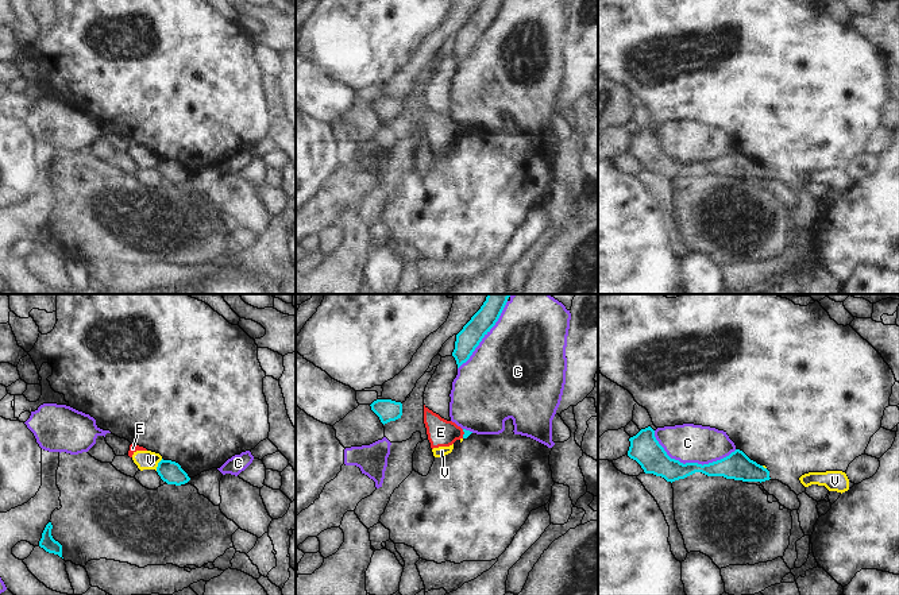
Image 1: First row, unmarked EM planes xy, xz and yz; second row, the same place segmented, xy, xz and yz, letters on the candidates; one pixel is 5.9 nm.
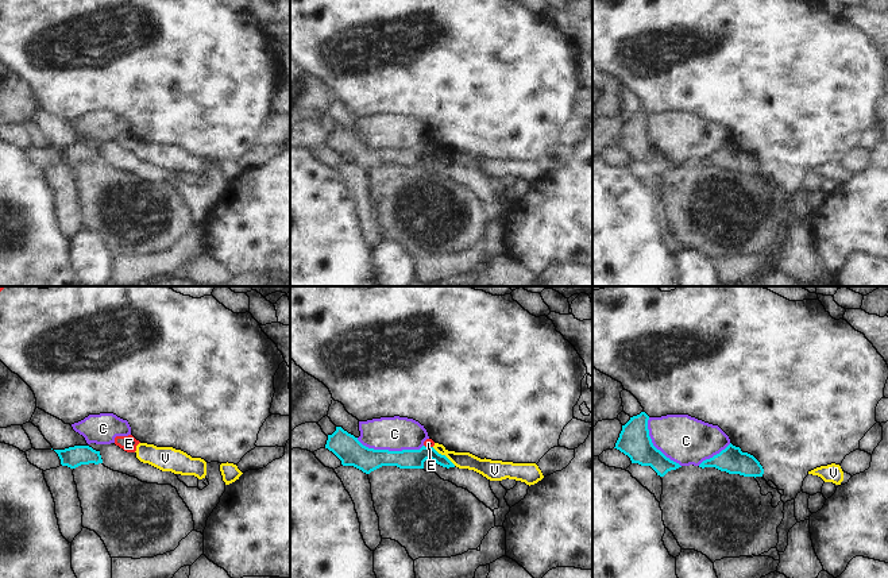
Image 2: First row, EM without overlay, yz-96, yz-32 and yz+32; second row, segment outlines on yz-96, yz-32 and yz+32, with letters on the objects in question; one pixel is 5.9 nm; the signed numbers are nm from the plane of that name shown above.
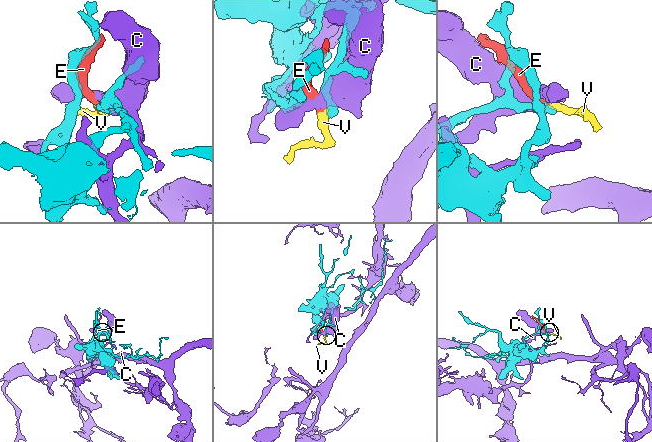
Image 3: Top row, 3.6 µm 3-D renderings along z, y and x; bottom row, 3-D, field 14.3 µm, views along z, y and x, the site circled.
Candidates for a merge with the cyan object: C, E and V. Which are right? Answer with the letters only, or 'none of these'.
none of these

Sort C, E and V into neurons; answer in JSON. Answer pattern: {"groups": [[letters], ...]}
{"groups": [["C"], ["E", "V"]]}

